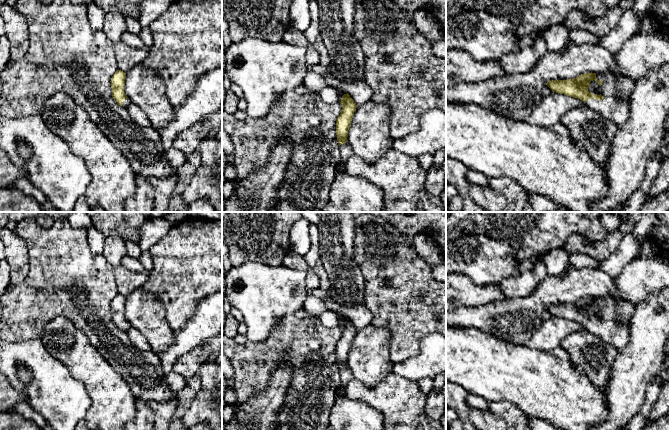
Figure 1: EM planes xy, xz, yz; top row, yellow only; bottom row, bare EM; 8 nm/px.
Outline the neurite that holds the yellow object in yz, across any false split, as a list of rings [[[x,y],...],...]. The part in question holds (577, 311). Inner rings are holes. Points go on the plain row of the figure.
[[[584,297],[580,300],[567,304],[551,304],[547,310],[552,316],[564,318],[570,321],[578,322],[589,332],[600,337],[605,342],[614,346],[618,351],[626,347],[630,338],[630,324],[619,322],[616,316],[617,301],[612,297]],[[595,304],[601,310],[601,318],[595,319],[588,315],[590,306]]]

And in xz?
[[[348,317],[342,320],[340,327],[342,328],[342,334],[336,344],[336,359],[341,375],[341,386],[337,396],[343,395],[343,390],[347,383],[353,379],[353,372],[348,367],[347,361],[352,341],[357,332],[357,329]]]

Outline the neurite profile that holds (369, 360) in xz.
[[[371,324],[361,330],[357,330],[352,341],[348,355],[348,367],[353,372],[353,378],[368,386],[375,386],[388,374],[392,373],[393,362],[389,356],[390,333],[383,328],[374,327]]]

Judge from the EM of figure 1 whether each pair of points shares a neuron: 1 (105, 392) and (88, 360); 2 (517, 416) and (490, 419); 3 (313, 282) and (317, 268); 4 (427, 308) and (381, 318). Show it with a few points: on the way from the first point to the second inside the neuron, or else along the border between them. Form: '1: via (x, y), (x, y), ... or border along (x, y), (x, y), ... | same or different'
1: via (103, 384), (90, 368) | same
2: border along (488, 409), (503, 419) | different
3: border along (302, 256), (308, 267), (317, 276), (319, 287) | different
4: via (416, 308), (392, 309) | same

